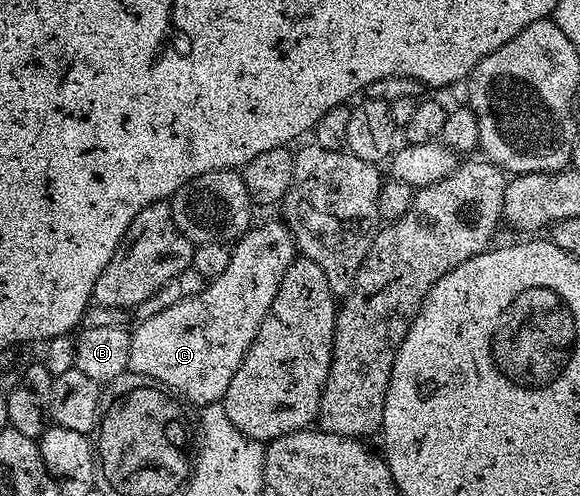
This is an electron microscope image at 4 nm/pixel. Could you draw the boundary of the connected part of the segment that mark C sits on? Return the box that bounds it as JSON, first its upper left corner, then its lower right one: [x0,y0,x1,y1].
[128,222,297,408]

